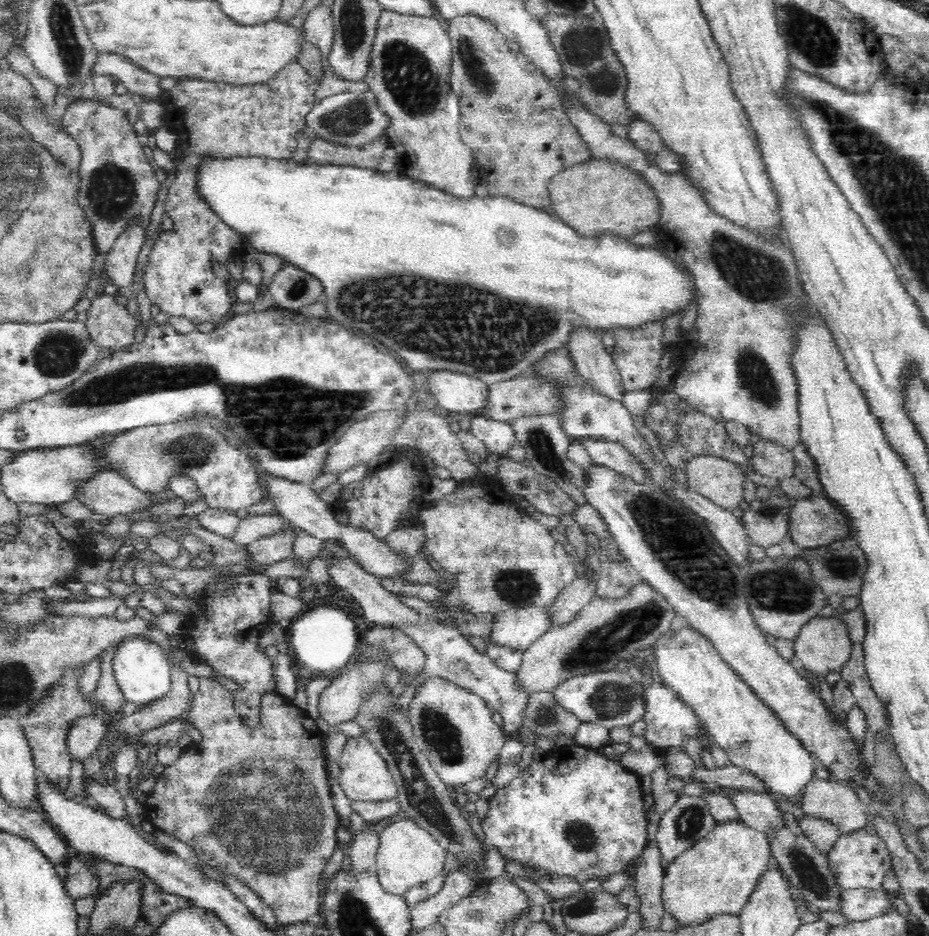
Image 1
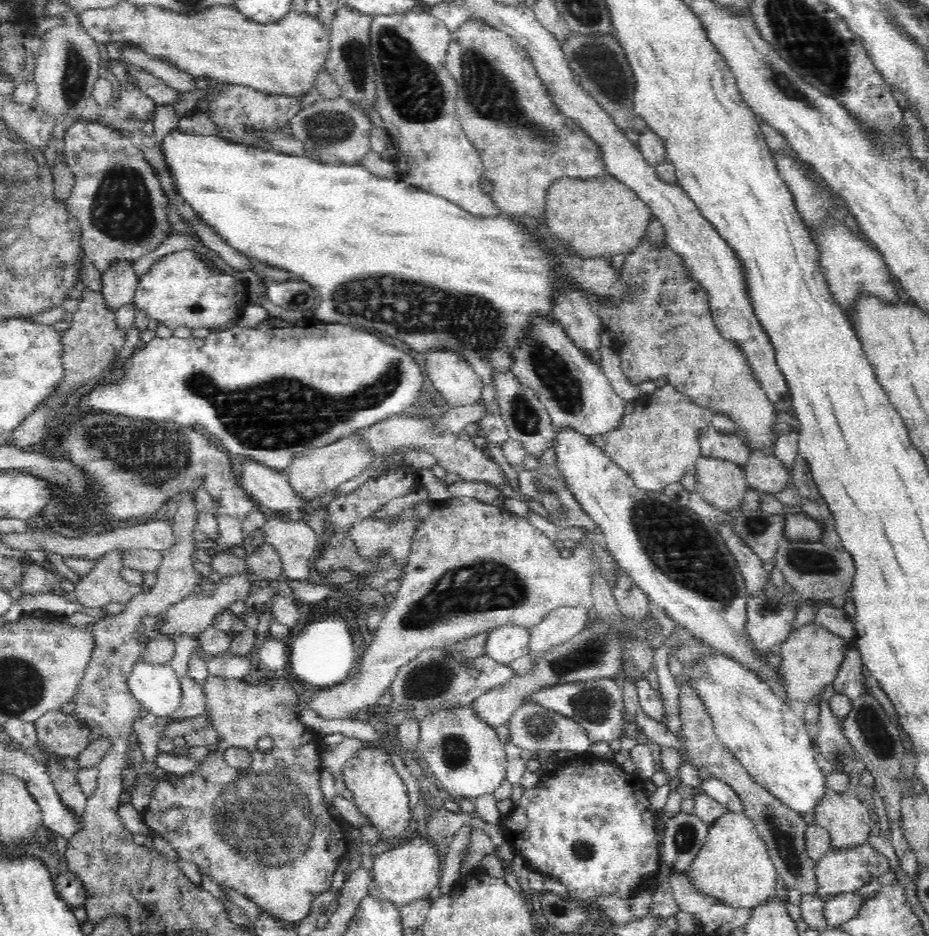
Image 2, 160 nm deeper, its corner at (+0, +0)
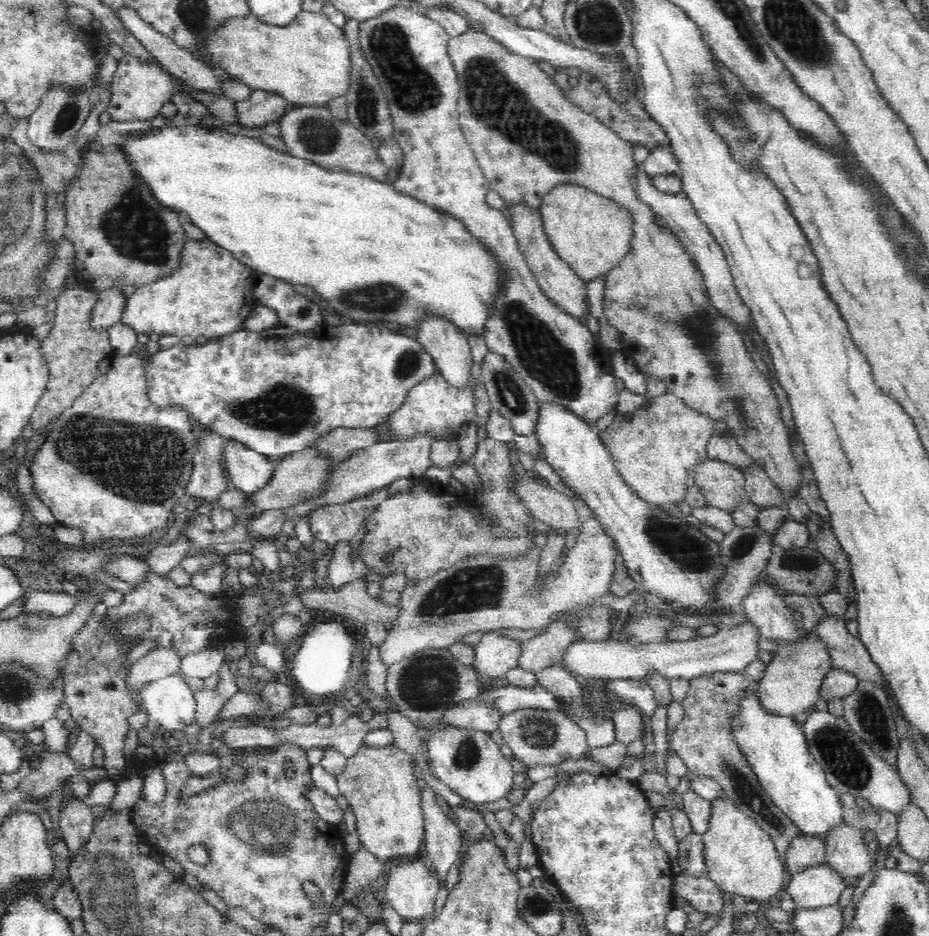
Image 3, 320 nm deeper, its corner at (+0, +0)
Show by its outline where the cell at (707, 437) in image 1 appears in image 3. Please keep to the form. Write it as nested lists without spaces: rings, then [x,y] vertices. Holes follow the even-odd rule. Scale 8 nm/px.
[[[714,432],[710,437],[707,455],[710,459],[737,466],[742,471],[753,464],[750,456],[742,450],[734,436],[724,436],[722,432]]]

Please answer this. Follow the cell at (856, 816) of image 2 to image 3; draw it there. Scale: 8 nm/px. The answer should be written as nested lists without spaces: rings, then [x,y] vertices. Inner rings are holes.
[[[842,823],[825,838],[825,862],[842,877],[844,889],[854,889],[859,879],[874,866],[873,847],[864,844],[863,831],[863,827]]]

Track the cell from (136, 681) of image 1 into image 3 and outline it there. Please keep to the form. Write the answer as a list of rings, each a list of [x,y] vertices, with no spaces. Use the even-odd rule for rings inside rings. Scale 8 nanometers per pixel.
[[[180,675],[165,676],[147,684],[141,690],[141,695],[144,698],[145,713],[155,726],[160,725],[164,730],[175,735],[182,732],[184,738],[185,728],[193,723],[196,724],[196,712],[198,712],[198,709],[196,709],[195,693]]]

